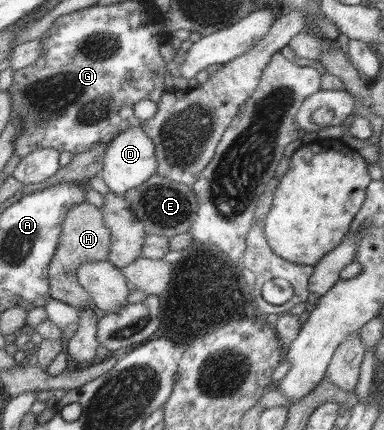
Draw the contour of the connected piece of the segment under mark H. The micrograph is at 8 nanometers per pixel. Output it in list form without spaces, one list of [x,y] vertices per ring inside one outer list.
[[[87,201],[73,206],[73,209],[63,218],[55,252],[47,265],[50,298],[78,310],[88,306],[91,303],[90,296],[78,285],[75,271],[85,262],[107,261],[111,246],[110,238],[110,230],[105,226],[103,214],[99,209],[88,204]]]

